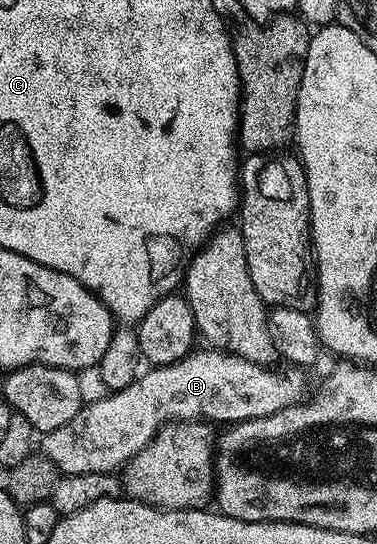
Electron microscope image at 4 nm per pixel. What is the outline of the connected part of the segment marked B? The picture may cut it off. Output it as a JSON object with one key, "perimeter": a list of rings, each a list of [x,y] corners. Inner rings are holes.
{"perimeter":[[[212,347],[194,348],[192,353],[188,353],[183,359],[179,359],[170,365],[159,365],[156,367],[146,368],[146,373],[134,376],[133,382],[127,387],[110,392],[108,397],[99,399],[90,405],[82,404],[79,415],[75,415],[75,419],[70,419],[67,423],[63,423],[63,427],[55,427],[55,431],[44,434],[39,441],[40,452],[44,453],[47,459],[51,459],[51,463],[55,463],[57,470],[63,475],[91,475],[92,473],[117,473],[124,465],[128,463],[135,455],[139,455],[139,451],[143,451],[143,447],[147,447],[147,443],[151,443],[151,439],[159,432],[164,425],[171,421],[203,421],[206,423],[218,423],[217,421],[242,421],[248,423],[258,419],[268,419],[274,417],[279,411],[283,411],[292,405],[302,404],[306,400],[305,394],[305,377],[300,368],[286,368],[286,373],[280,373],[277,367],[268,365],[260,365],[259,363],[251,363],[247,359],[243,359],[239,355],[230,353],[223,349],[214,349]]]}

